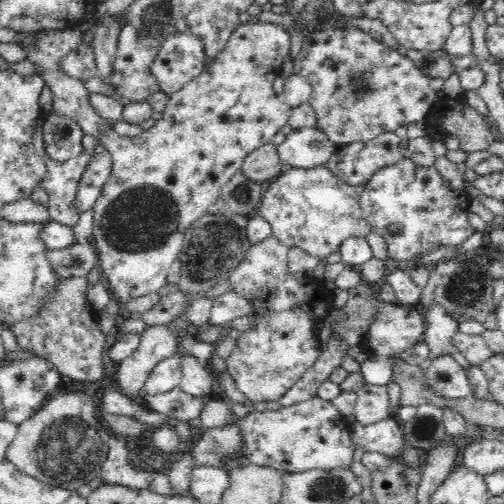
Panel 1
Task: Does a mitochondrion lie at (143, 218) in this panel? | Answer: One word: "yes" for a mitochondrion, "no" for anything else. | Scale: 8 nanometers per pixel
yes

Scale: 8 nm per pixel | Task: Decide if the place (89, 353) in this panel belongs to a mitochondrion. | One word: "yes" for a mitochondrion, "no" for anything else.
no

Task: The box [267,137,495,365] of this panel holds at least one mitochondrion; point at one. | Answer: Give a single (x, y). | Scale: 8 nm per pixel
(466, 290)

